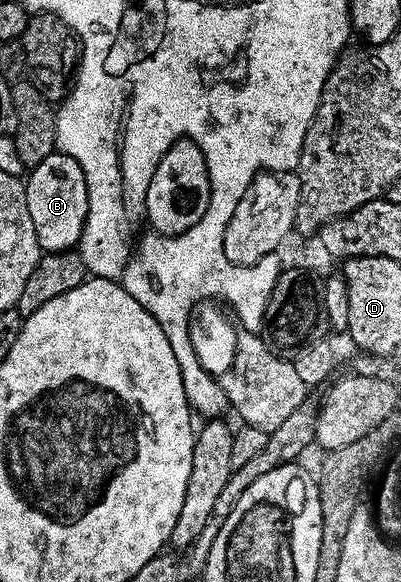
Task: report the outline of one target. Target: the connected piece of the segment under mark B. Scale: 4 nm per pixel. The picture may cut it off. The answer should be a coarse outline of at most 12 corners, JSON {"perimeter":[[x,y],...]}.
{"perimeter":[[55,150],[25,177],[43,253],[77,249],[80,162]]}

